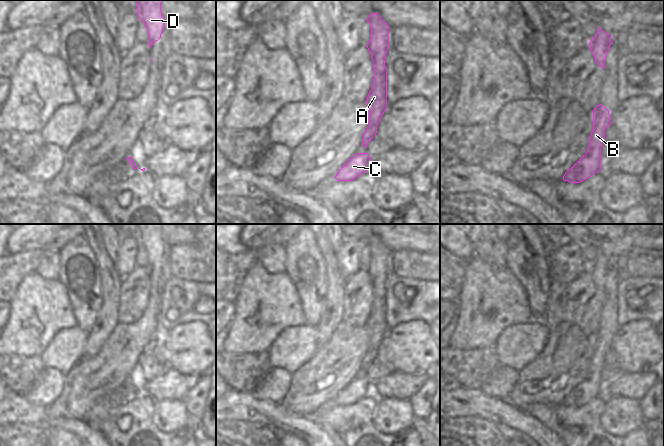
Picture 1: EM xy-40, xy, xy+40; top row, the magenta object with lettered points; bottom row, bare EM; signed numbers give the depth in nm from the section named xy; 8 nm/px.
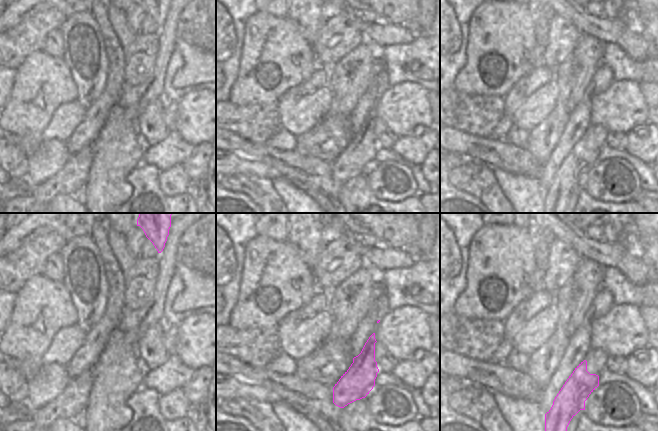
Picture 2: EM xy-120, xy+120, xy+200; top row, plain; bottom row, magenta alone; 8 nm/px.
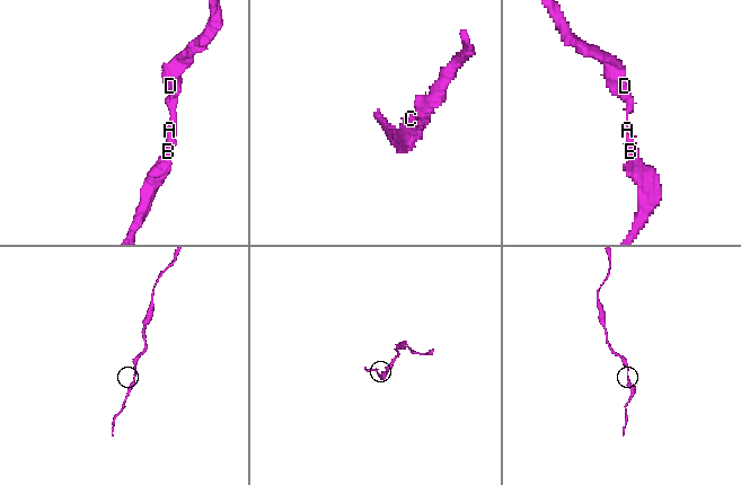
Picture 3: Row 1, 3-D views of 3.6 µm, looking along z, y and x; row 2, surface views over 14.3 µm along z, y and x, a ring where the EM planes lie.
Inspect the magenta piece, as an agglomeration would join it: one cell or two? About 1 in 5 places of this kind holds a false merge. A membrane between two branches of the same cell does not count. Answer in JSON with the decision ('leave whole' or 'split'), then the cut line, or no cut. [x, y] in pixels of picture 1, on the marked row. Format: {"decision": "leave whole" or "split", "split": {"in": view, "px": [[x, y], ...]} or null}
{"decision": "leave whole", "split": null}

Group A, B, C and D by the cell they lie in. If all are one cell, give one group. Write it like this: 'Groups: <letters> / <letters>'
Groups: A B C D.

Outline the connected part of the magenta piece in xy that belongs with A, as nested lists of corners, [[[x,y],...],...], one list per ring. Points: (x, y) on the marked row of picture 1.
[[[372,13],[366,19],[371,26],[371,38],[367,48],[373,60],[373,84],[367,96],[369,106],[369,126],[363,134],[362,146],[367,144],[377,133],[377,126],[387,108],[387,67],[385,59],[389,49],[389,26],[378,13]]]

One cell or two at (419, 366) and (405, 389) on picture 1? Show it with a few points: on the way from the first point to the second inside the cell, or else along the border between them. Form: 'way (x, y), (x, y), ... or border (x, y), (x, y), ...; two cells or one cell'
border (429, 367), (421, 374), (404, 374), (395, 370); two cells

